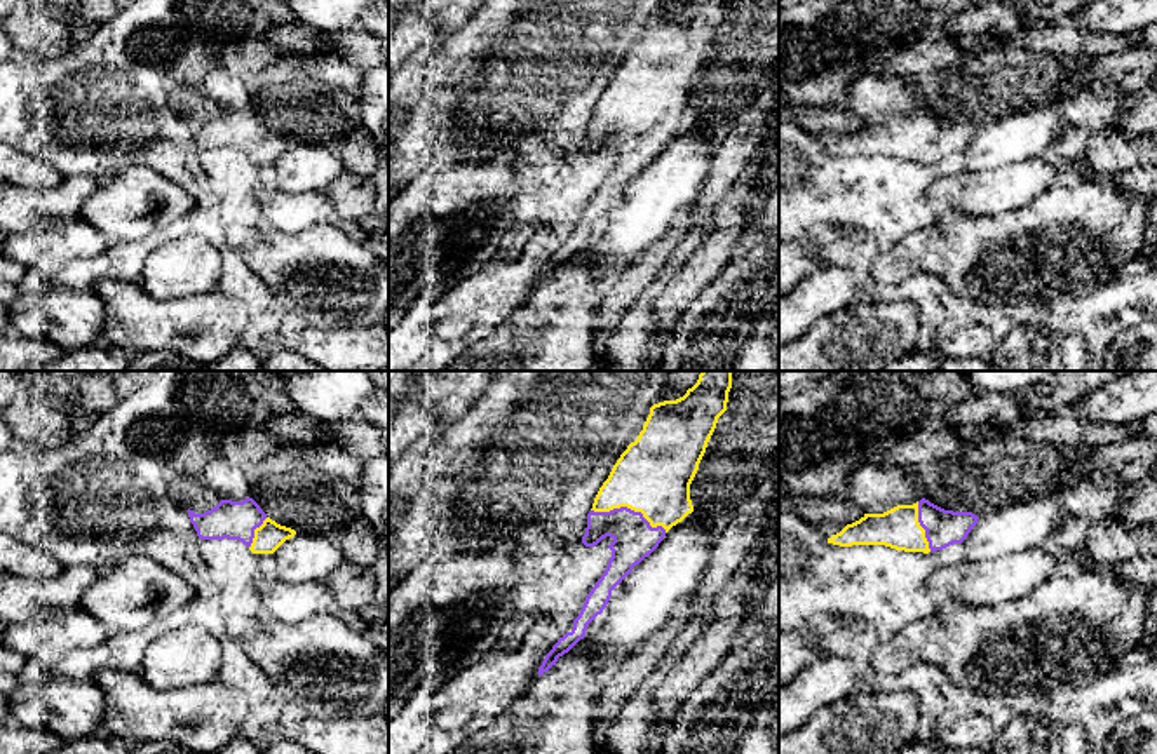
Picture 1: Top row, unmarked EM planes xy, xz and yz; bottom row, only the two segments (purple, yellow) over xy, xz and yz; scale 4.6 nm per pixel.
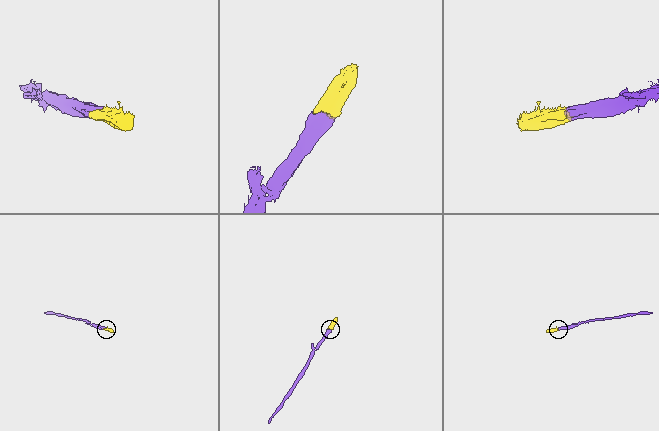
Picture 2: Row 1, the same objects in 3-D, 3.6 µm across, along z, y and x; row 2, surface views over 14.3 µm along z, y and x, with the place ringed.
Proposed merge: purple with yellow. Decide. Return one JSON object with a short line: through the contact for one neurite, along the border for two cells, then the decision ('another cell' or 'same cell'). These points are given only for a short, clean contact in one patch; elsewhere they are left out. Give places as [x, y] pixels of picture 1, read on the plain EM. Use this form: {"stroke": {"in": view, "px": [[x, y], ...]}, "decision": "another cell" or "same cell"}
{"stroke": {"in": "xz", "px": [[633, 147], [629, 119], [649, 100], [652, 86]]}, "decision": "same cell"}

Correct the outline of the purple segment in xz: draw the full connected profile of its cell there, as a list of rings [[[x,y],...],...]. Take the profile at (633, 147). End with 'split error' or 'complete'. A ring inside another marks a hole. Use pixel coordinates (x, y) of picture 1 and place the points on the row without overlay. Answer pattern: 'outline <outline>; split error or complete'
outline [[[687,0],[687,3],[676,10],[664,10],[650,17],[643,40],[620,64],[587,124],[582,153],[594,157],[610,146],[613,151],[608,155],[612,160],[608,176],[587,204],[578,226],[573,230],[573,239],[559,247],[545,265],[538,277],[538,287],[556,275],[559,266],[584,249],[587,235],[606,218],[612,200],[636,174],[659,157],[673,136],[694,122],[690,94],[699,80],[718,28],[727,21],[728,2],[730,0]]]; split error

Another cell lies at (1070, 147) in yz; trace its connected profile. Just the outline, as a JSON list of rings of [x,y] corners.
[[[1066,125],[1065,132],[1042,153],[1042,158],[1049,164],[1082,162],[1091,132],[1086,127]]]

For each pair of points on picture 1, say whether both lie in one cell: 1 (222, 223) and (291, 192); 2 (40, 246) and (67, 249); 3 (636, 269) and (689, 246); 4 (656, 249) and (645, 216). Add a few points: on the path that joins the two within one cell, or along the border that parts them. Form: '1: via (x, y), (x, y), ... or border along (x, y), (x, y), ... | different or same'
1: via (239, 218), (263, 218), (274, 209) | same
2: via (47, 248), (60, 248) | same
3: border along (694, 225), (647, 286) | different
4: border along (682, 213), (624, 270) | different

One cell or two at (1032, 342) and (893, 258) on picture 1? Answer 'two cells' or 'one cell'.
two cells

